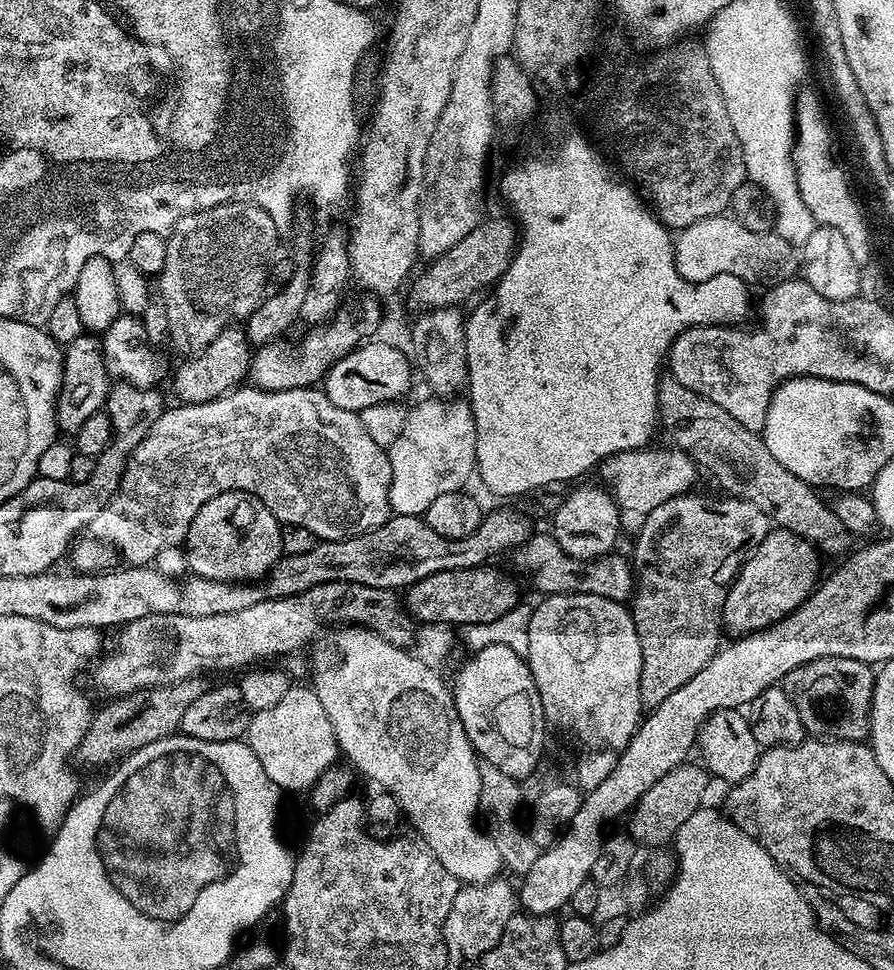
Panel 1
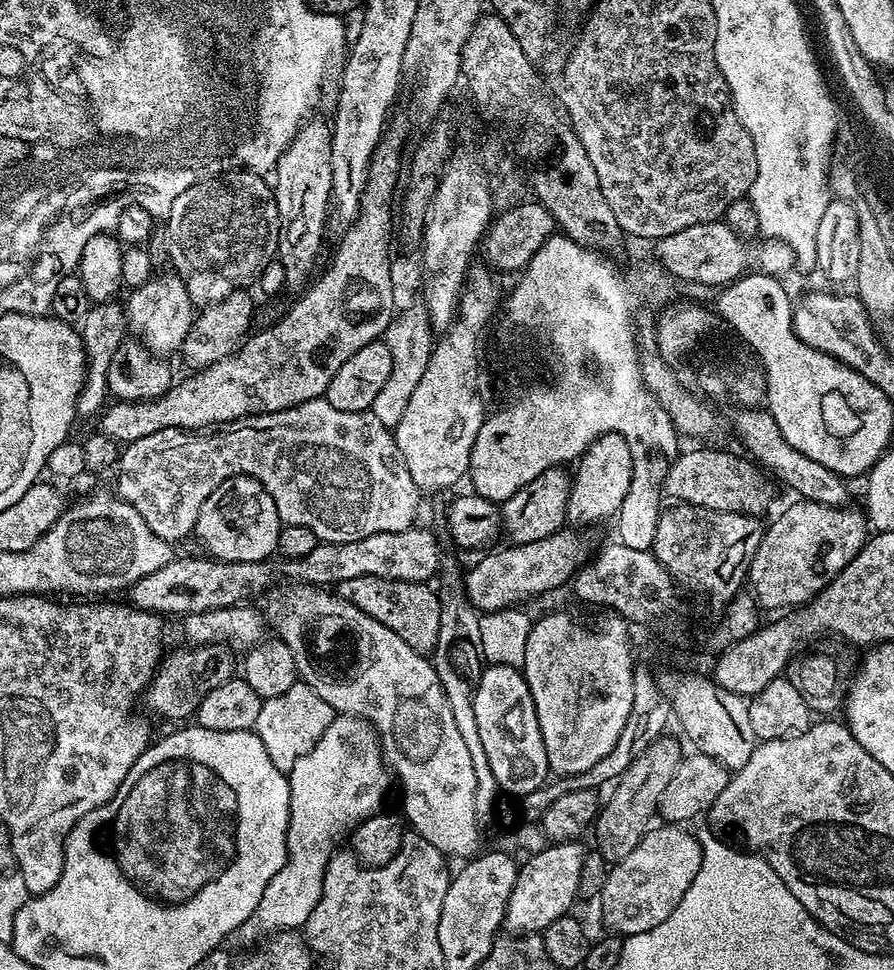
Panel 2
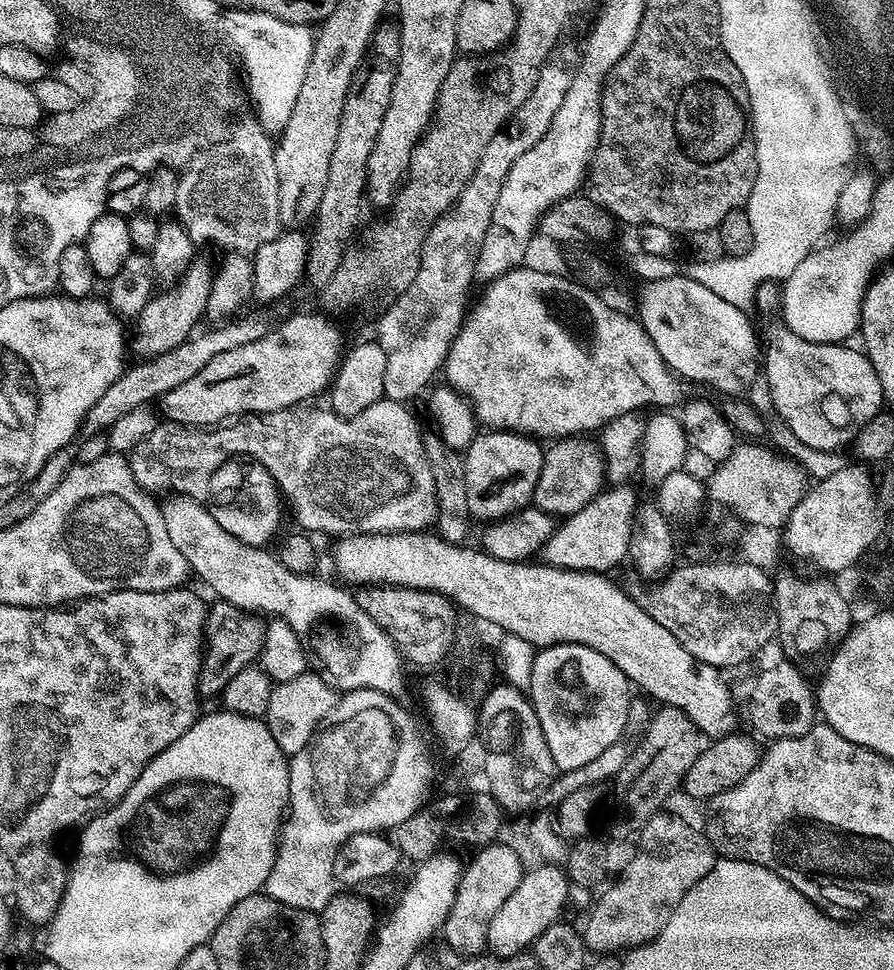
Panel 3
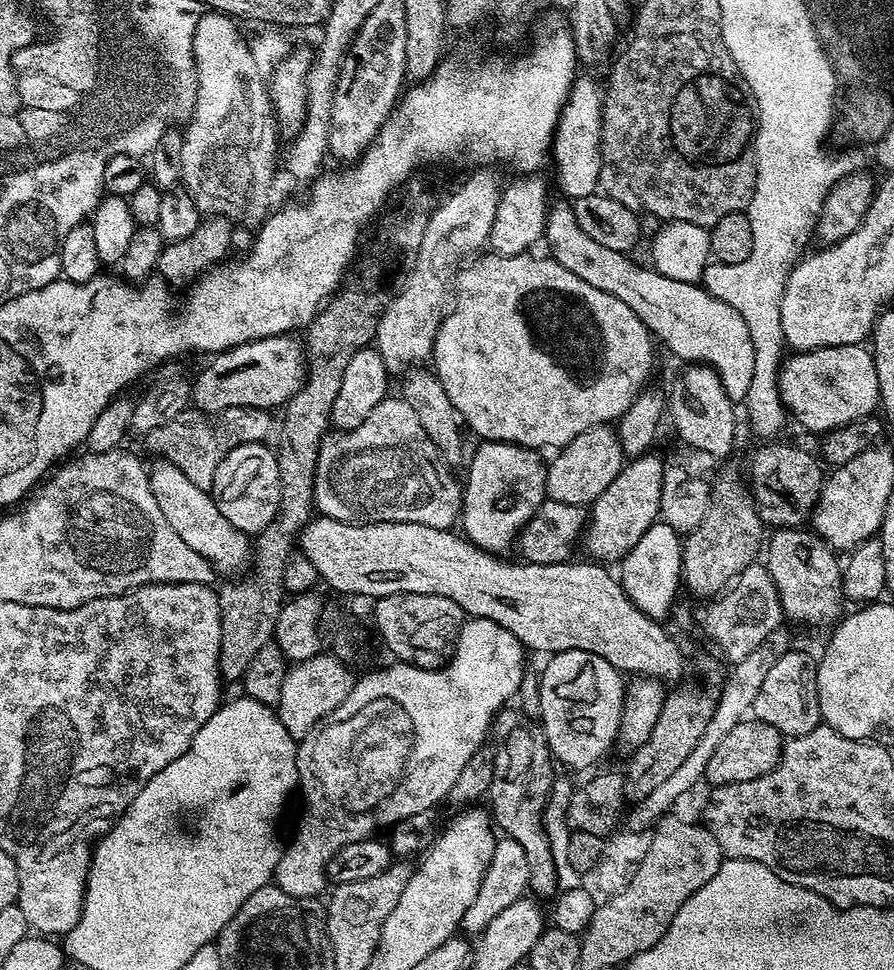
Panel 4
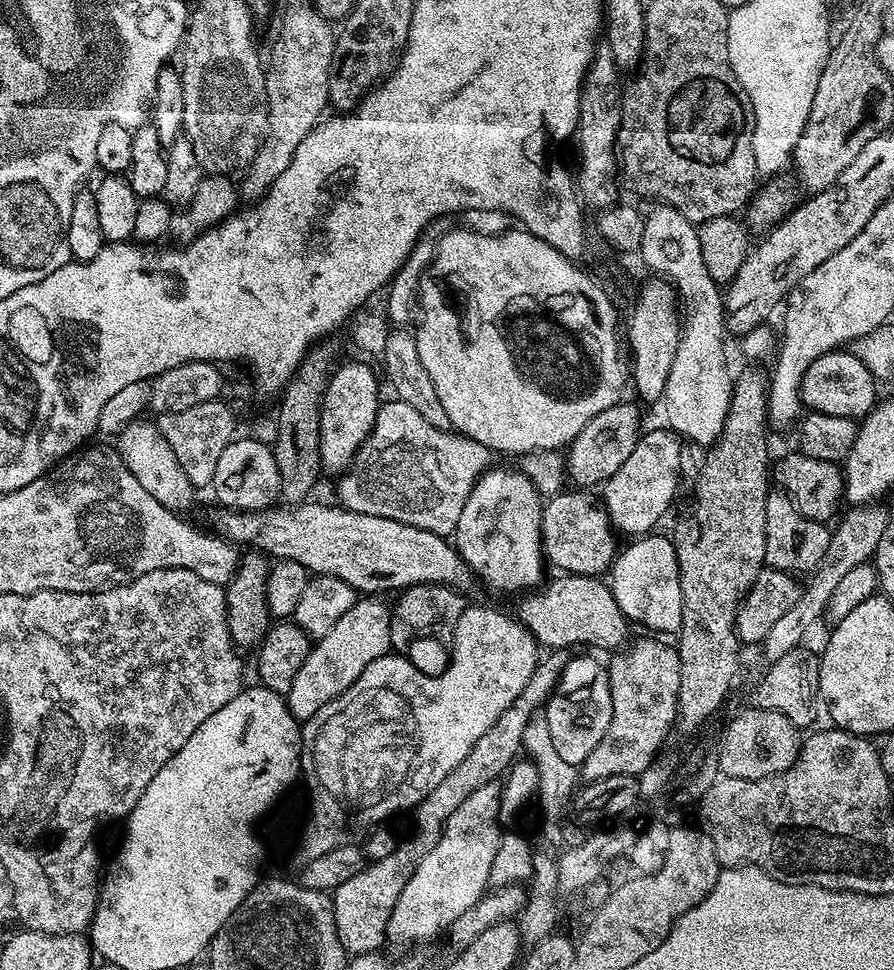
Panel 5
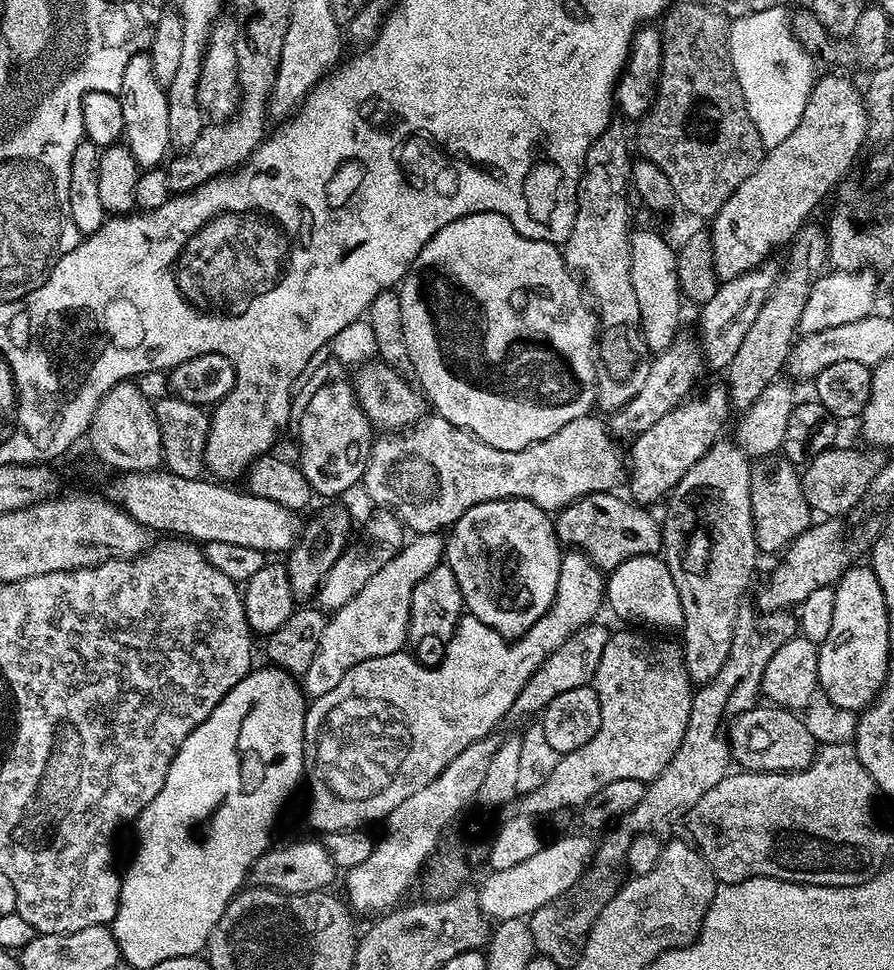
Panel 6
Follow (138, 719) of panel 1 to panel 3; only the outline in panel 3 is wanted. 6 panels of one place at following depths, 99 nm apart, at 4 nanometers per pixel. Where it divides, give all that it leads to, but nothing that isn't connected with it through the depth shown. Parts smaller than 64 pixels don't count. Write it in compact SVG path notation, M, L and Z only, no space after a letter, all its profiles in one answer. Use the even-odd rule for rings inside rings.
M216 602L207 609L204 618L204 646L200 662L200 673L196 682L201 697L219 697L226 682L238 674L238 670L251 668L257 663L260 651L264 649L265 621L259 615L243 612L238 606Z

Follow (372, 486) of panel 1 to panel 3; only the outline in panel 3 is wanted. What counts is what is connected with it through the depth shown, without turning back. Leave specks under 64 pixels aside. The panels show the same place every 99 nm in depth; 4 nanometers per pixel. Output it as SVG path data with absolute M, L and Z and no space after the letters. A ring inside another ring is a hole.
M387 398L366 406L362 414L339 416L324 408L297 406L277 412L249 414L235 422L205 430L171 422L157 423L150 435L127 457L138 486L149 494L170 492L203 501L217 470L233 458L255 460L274 478L283 503L305 533L333 532L333 537L365 536L379 532L422 532L435 521L434 477L424 453L422 432L398 400Z

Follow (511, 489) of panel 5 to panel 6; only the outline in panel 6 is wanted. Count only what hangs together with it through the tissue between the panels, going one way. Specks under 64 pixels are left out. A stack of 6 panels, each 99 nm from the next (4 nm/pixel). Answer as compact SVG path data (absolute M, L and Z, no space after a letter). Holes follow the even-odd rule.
M491 500L489 504L466 510L466 514L462 514L462 518L458 518L458 522L451 525L451 532L452 537L449 535L446 540L446 563L454 570L454 574L458 578L467 611L471 615L477 616L482 622L486 622L486 626L498 630L506 638L523 636L525 632L530 630L530 626L538 622L546 614L548 608L552 606L552 603L555 602L559 574L556 571L556 555L562 552L562 545L556 535L556 525L553 517L545 512L543 508L539 508L533 500Z

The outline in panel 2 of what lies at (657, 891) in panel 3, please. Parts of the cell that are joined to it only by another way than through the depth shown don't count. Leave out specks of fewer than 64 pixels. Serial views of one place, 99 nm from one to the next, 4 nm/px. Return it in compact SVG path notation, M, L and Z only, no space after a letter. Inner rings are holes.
M671 822L661 825L661 828L649 827L640 841L632 845L630 854L615 861L608 869L598 905L609 933L627 938L646 934L646 930L654 930L658 922L666 922L666 918L674 914L674 906L682 902L682 894L690 890L698 866L702 866L700 840L692 837L687 827Z

